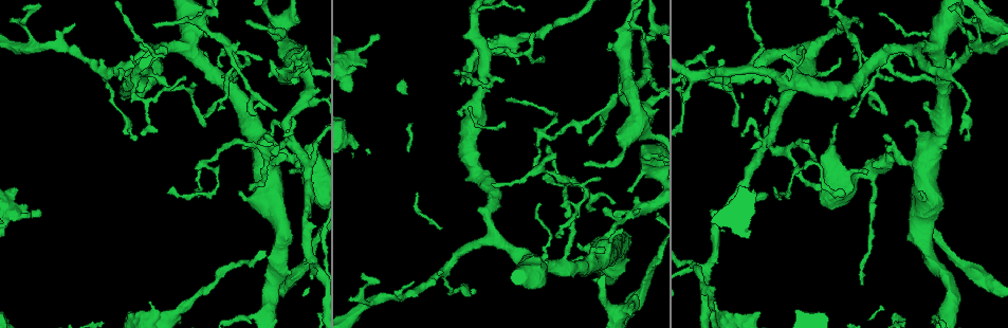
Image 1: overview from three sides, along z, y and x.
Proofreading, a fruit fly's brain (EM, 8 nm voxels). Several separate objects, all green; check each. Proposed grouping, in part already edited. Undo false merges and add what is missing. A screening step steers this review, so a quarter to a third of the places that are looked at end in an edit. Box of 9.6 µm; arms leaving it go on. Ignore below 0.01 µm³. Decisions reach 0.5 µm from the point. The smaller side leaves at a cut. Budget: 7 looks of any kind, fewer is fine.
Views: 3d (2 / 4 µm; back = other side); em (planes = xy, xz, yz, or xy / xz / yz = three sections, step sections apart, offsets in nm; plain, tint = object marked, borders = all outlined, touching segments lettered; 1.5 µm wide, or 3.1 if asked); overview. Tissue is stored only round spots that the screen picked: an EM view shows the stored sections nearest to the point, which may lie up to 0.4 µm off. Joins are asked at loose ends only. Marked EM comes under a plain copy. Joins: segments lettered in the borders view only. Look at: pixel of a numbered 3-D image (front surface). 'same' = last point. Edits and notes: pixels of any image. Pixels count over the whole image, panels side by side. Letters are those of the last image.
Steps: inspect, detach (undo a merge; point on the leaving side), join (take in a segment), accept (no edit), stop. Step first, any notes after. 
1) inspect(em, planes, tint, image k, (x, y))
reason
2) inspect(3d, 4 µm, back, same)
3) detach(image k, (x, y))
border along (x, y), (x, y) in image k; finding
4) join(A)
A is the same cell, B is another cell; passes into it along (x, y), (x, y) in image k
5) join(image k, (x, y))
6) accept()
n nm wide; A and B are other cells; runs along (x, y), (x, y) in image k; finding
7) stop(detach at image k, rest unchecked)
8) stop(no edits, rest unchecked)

inspect(em, xy, step 8, tint, image 1, (972, 15))

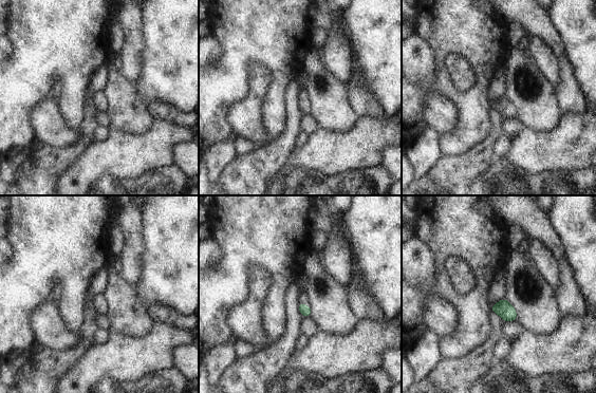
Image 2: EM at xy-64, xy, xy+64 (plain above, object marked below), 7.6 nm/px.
inspect(em, planes, borders, same)

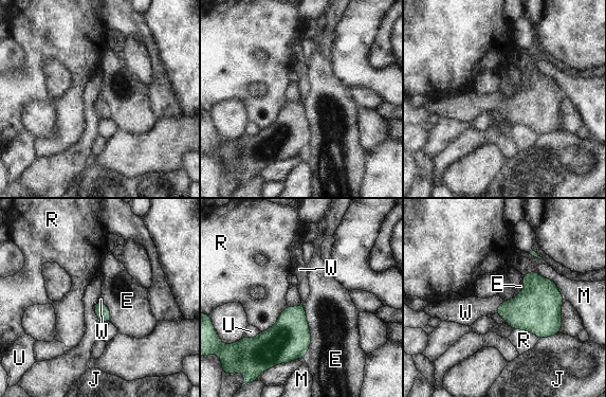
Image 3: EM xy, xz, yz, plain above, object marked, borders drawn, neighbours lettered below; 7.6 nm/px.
join(W)
W is the same cell, E, J, M, R and U are other cells; passes into it along (531, 309), (498, 306), (467, 311) in image 3; it goes on there

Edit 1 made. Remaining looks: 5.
inspect(overview)
see it whole again

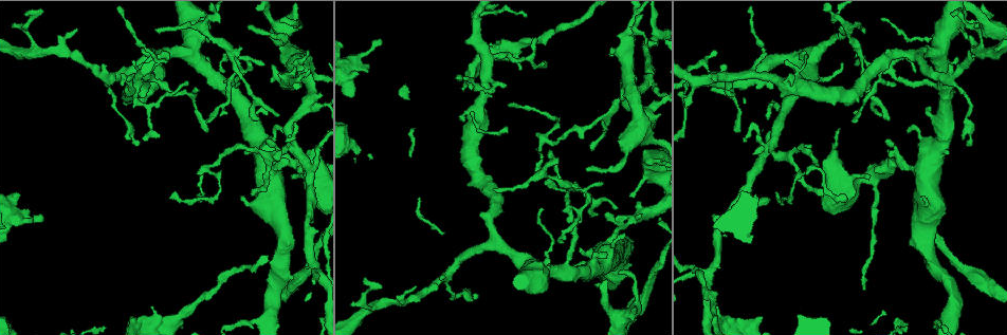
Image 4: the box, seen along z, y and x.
inspect(3d, 4 µm, image 4, (544, 181))
thin end

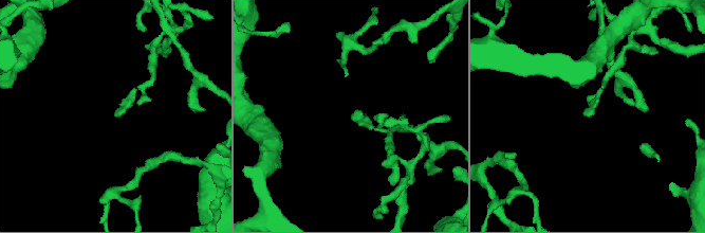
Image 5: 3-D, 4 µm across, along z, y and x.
inspect(em, xy, step 4, tint, image 5, (589, 115))
need the tissue

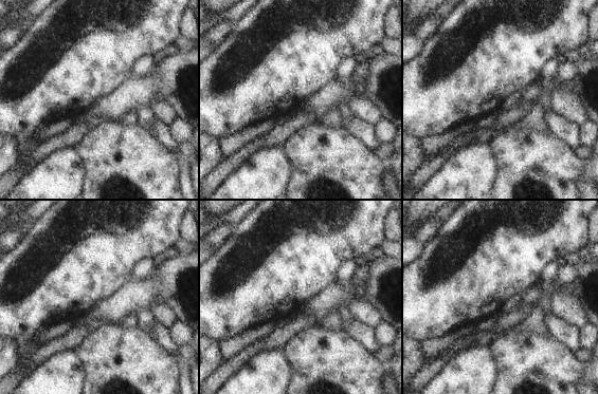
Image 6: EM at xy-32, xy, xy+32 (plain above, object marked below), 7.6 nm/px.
inspect(em, planes, borders, same)

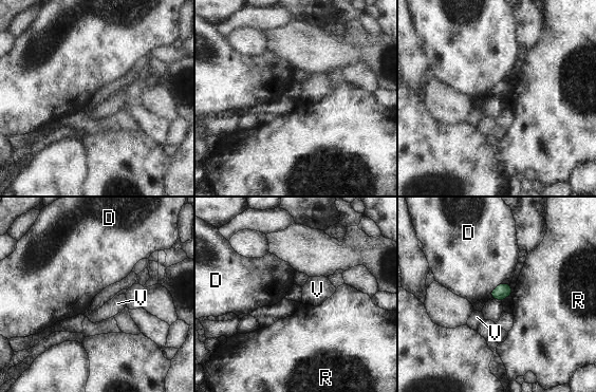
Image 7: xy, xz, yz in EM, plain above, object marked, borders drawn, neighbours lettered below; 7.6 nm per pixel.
accept()
D touches over 190 nm; D, R and V are other cells; no lettered segment goes on from it

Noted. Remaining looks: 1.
inspect(em, planes, borders, image 4, (315, 163))

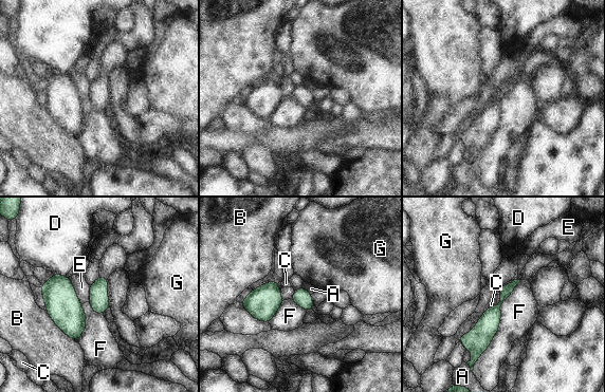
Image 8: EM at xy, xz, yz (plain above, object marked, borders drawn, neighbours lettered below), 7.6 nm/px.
accept()
A, B, C, D, E, F and G are other cells; border along (520, 280), (473, 365) in image 8; one neuron here

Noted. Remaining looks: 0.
stop(join at image 3, rest unchecked)

